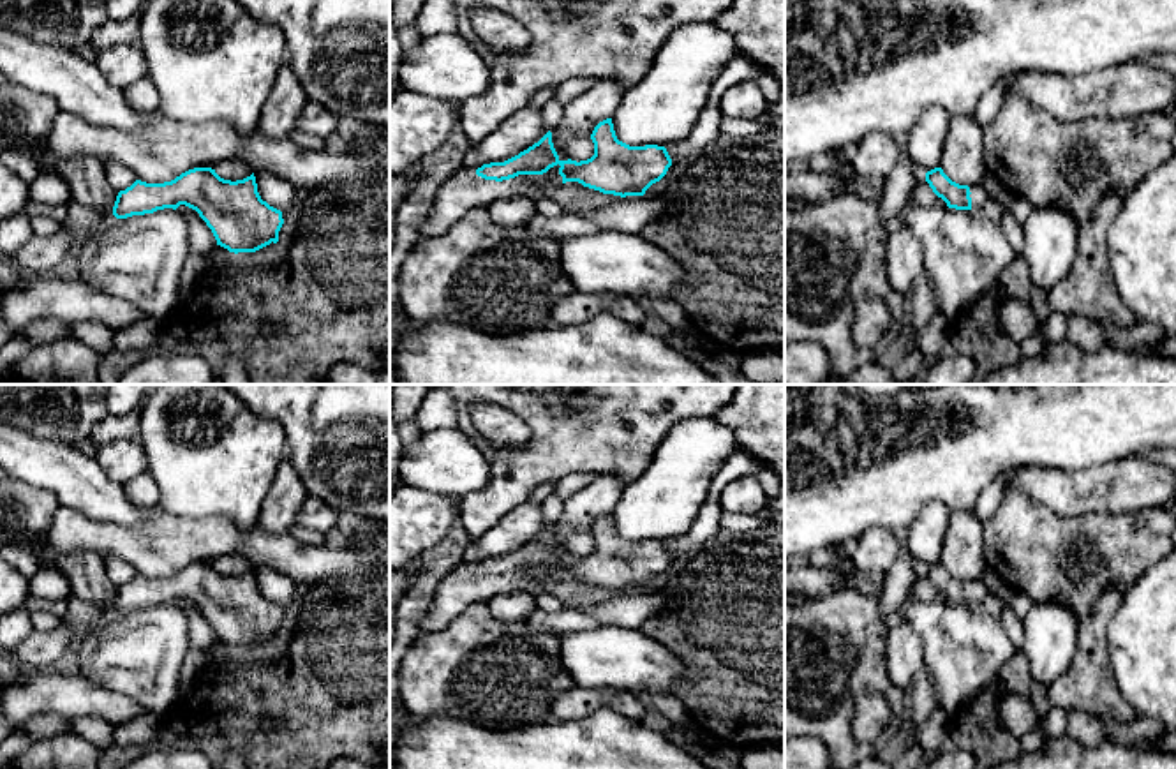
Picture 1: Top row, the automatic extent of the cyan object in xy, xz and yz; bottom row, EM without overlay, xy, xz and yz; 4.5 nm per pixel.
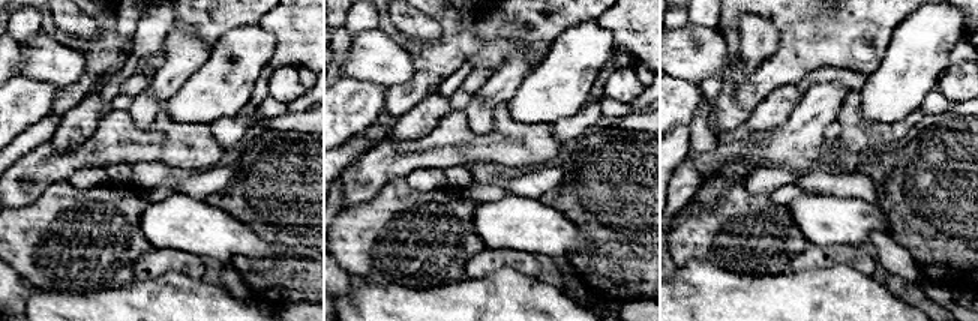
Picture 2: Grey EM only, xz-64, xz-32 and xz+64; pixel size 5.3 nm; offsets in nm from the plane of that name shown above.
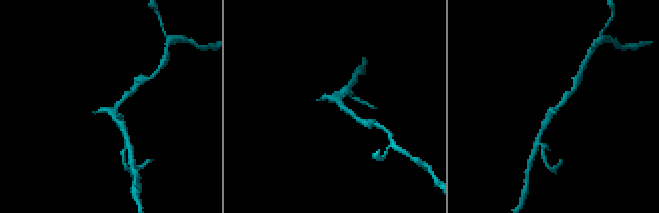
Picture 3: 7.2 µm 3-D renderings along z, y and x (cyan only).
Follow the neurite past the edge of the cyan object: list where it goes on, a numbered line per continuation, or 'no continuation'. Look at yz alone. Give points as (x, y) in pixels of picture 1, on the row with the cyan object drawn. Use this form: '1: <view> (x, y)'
1: yz (979, 196)

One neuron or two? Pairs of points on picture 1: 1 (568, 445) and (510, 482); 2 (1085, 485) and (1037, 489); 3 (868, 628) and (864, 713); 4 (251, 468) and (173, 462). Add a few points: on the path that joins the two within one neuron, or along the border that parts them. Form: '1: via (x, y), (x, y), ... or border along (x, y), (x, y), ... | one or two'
1: via (554, 450), (524, 470) | one
2: via (1072, 489), (1049, 489) | one
3: border along (880, 694), (857, 697), (854, 734) | two
4: via (231, 462), (193, 462) | one

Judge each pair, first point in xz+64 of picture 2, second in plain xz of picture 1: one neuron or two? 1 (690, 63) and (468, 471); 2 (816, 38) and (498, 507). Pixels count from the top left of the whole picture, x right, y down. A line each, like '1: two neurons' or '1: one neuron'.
1: one neuron
2: one neuron

